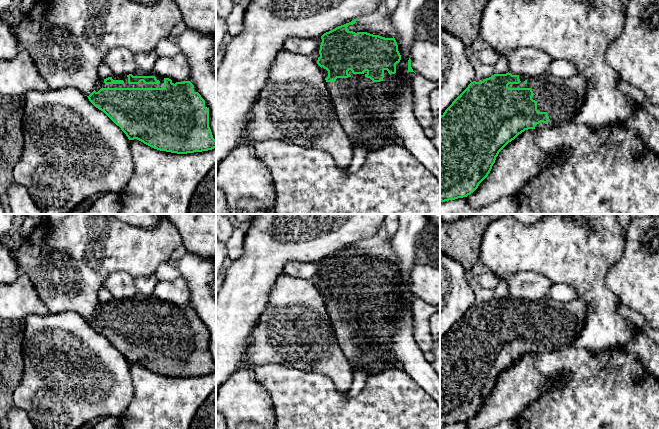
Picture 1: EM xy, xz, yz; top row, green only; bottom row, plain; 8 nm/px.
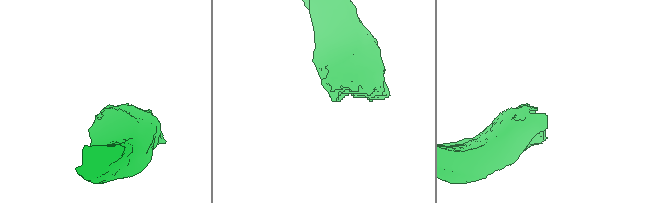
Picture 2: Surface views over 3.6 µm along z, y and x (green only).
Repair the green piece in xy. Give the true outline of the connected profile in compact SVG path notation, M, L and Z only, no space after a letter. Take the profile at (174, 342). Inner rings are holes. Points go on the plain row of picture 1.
M137 293L126 300L100 303L87 321L121 352L129 364L137 363L154 373L177 378L216 372L209 351L208 329L190 305L176 306L153 294Z

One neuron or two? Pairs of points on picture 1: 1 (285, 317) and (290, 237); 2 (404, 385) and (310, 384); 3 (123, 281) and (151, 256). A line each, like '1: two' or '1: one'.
1: two
2: one
3: two

